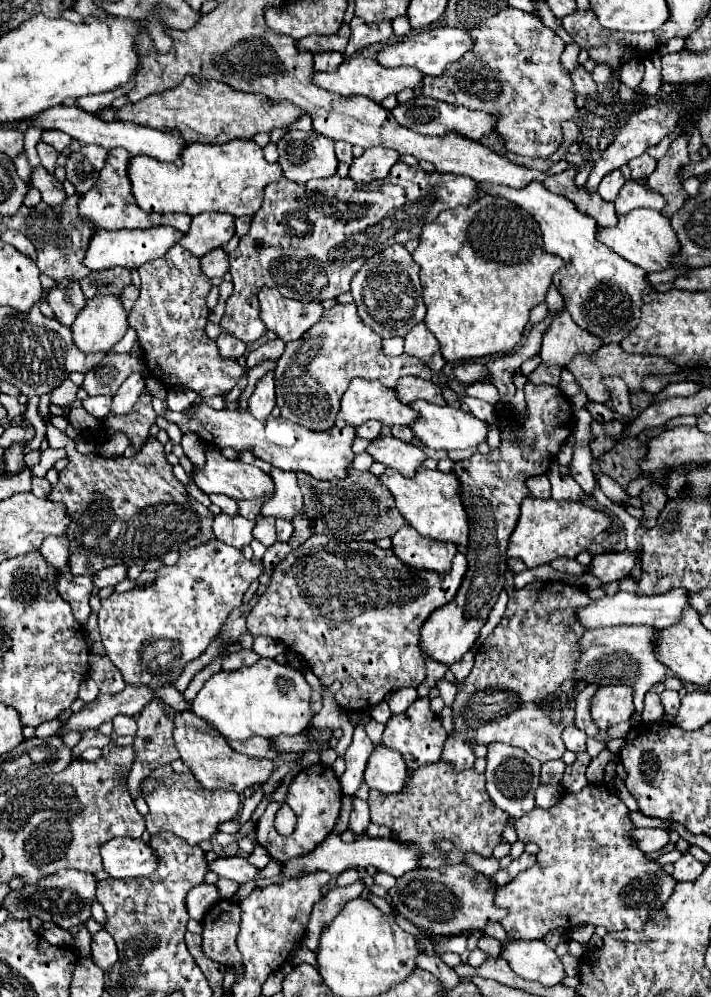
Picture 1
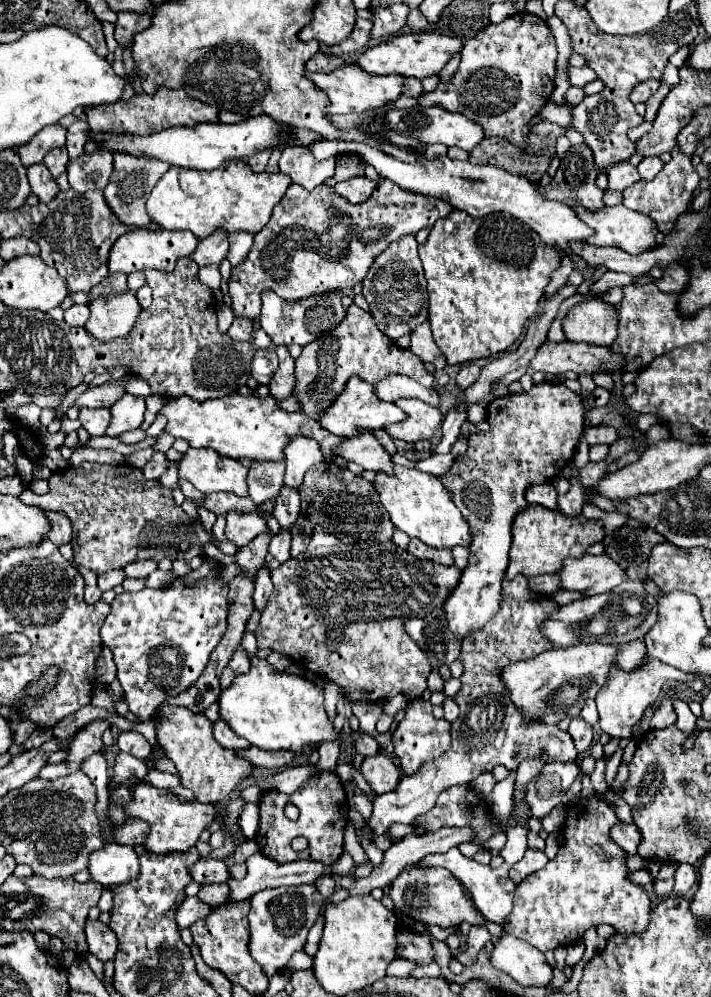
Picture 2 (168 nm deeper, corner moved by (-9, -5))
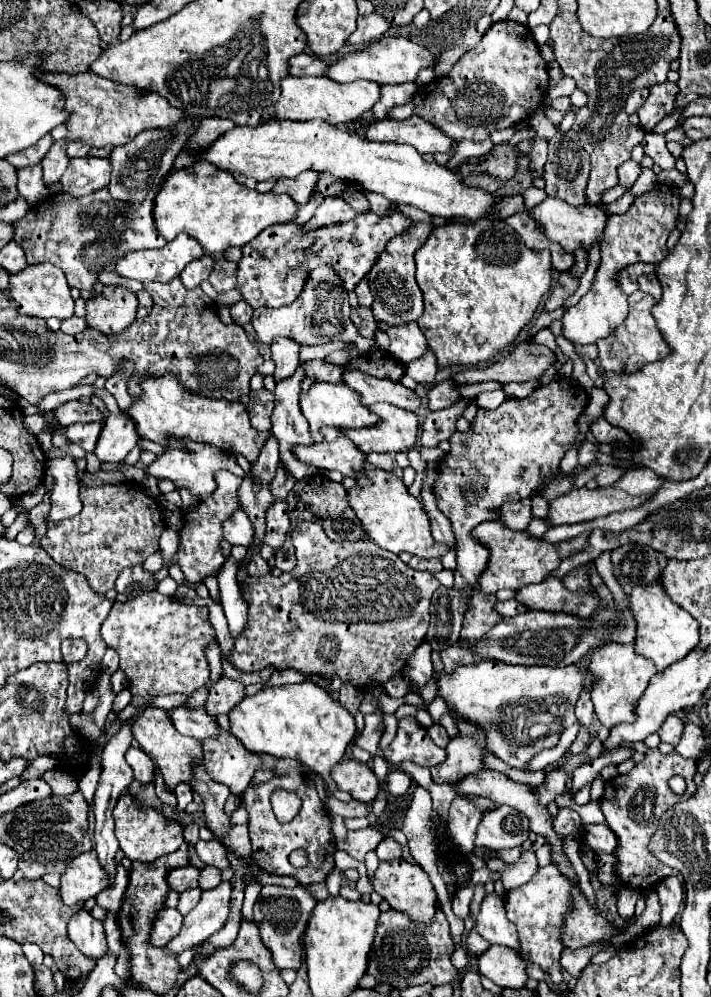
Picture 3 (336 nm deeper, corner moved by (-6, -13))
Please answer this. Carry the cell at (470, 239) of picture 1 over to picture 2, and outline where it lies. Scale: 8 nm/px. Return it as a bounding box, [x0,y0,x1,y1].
[418,211,560,365]

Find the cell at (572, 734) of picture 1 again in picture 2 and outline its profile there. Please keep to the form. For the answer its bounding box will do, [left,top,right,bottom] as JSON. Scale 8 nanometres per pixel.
[568,717,594,753]

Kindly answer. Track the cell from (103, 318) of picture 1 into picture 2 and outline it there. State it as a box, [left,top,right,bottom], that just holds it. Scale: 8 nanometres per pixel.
[84,291,142,343]

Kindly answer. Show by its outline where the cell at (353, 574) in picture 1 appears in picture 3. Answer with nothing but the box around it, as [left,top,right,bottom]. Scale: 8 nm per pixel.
[229,523,441,687]

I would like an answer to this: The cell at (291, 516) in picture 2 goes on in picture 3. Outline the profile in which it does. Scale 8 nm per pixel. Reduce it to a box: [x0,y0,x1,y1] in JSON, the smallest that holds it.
[271,465,297,499]

